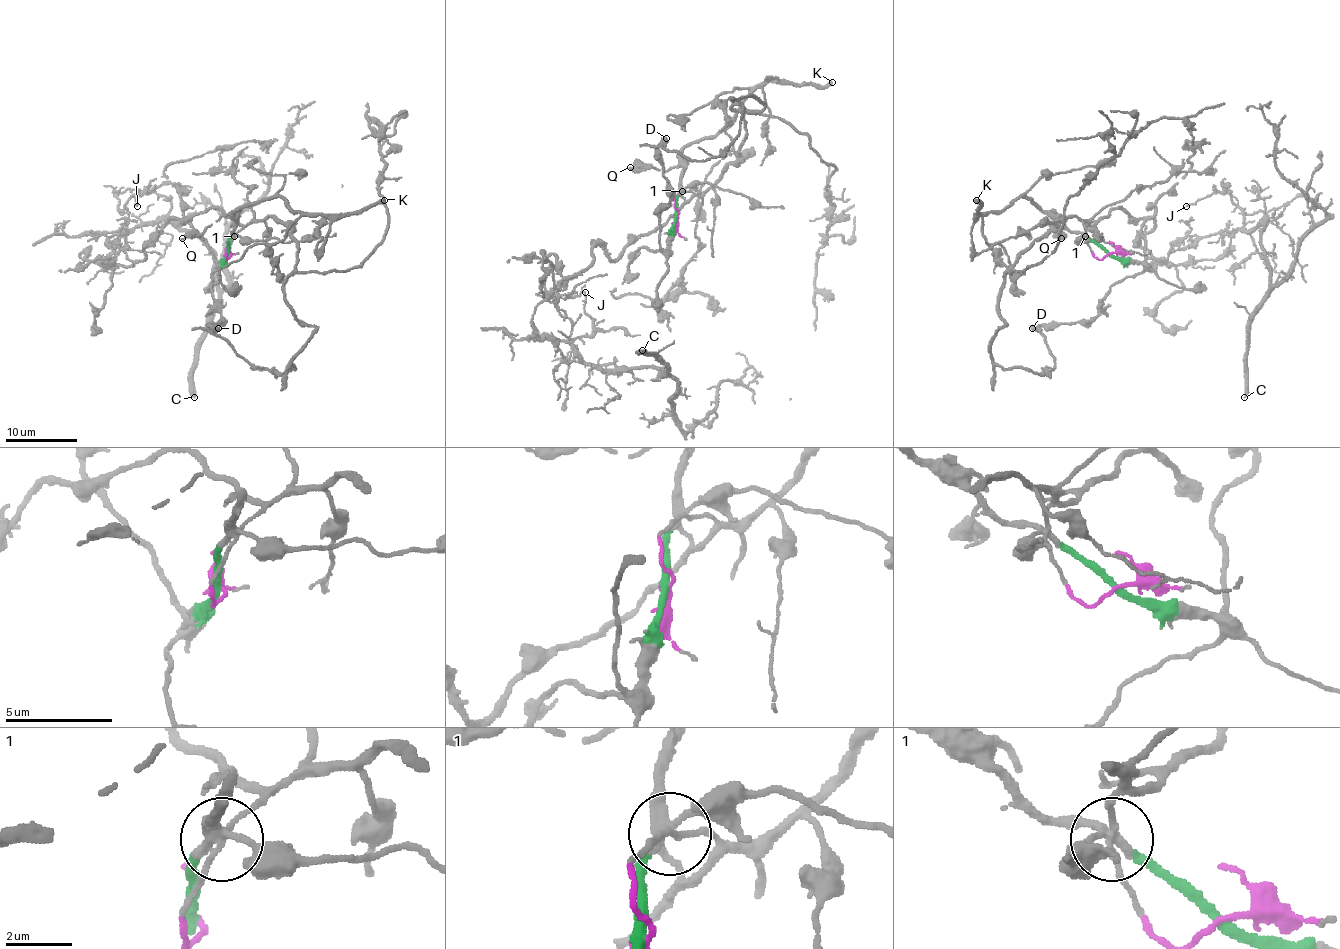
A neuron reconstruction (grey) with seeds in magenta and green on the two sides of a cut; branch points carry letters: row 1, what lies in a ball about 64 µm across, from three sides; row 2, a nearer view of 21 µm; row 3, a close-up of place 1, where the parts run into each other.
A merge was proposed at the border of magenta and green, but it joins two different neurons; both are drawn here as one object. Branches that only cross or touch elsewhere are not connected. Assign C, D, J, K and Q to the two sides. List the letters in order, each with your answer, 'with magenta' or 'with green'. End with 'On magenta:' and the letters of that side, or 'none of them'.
C: with magenta
D: with green
J: with magenta
K: with green
Q: with green
On magenta: C, J

